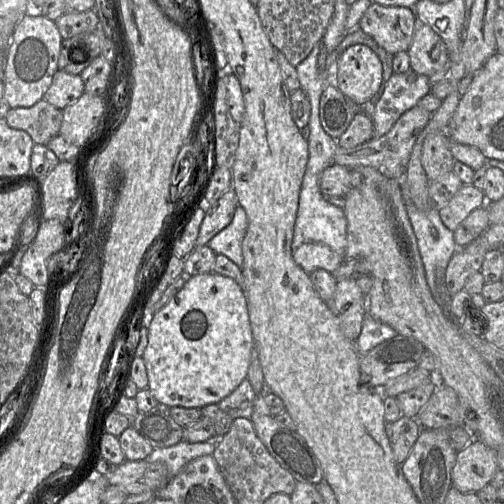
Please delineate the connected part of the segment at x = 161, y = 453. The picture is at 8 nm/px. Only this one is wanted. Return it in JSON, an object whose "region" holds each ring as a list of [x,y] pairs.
{"region":[[[185,440],[166,448],[154,448],[147,462],[163,462],[169,471],[169,481],[191,460],[204,455],[213,455],[216,441],[190,443]]]}

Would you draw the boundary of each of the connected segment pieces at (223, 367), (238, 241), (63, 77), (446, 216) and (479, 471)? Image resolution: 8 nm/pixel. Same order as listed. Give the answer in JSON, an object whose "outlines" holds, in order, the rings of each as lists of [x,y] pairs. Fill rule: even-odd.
{"outlines":[[[[209,272],[187,277],[182,289],[153,317],[143,353],[148,389],[167,408],[203,408],[230,395],[247,377],[253,333],[247,300],[231,278]]],[[[238,206],[231,223],[208,243],[215,253],[233,261],[240,269],[243,266],[242,242],[248,228],[248,218],[243,207]]],[[[55,67],[43,96],[57,107],[64,108],[84,92],[84,81],[74,74]]],[[[472,184],[463,185],[446,205],[439,208],[439,216],[444,225],[454,232],[473,210],[486,203],[481,190]]],[[[479,439],[457,452],[451,472],[452,486],[463,493],[477,493],[490,484],[499,469],[495,450]]]]}

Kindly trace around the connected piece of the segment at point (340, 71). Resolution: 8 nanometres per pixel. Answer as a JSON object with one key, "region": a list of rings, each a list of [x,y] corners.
{"region":[[[365,44],[349,46],[338,57],[336,87],[359,106],[371,103],[382,78],[382,63]]]}

